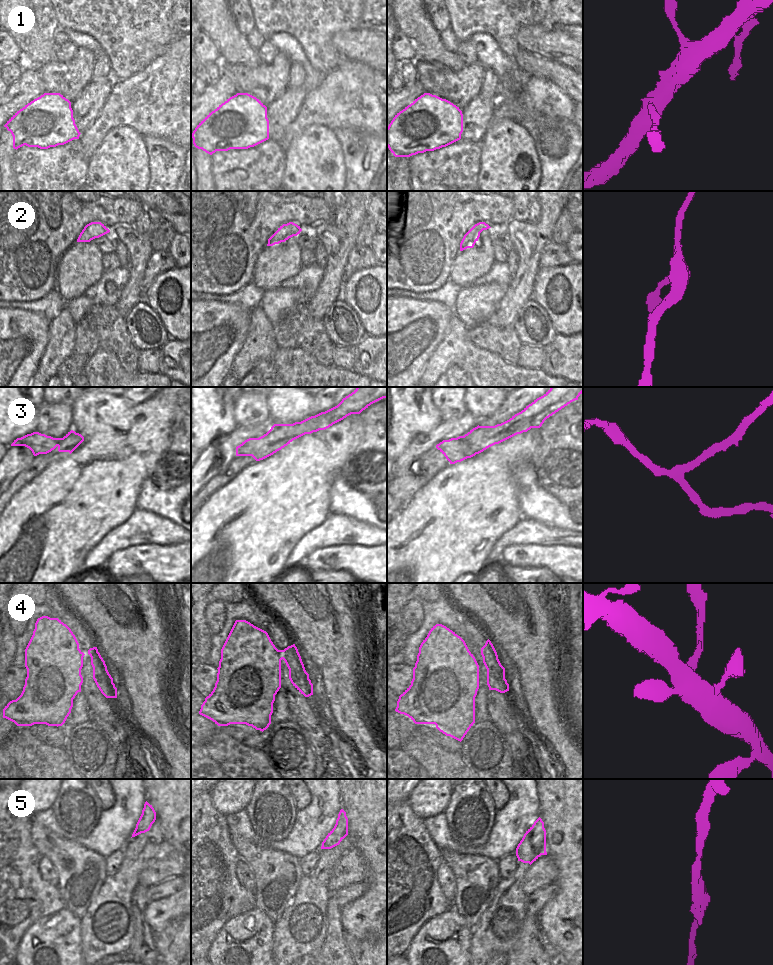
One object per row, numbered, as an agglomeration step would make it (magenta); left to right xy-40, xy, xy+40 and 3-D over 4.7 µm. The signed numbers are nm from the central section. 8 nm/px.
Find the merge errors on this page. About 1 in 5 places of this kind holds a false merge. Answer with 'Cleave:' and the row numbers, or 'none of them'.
Cleave: 3

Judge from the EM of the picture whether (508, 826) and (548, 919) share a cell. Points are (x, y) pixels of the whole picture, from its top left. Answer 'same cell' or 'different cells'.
different cells

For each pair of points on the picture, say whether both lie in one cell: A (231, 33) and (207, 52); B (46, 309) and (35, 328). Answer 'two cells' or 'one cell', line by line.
A: two cells
B: two cells

